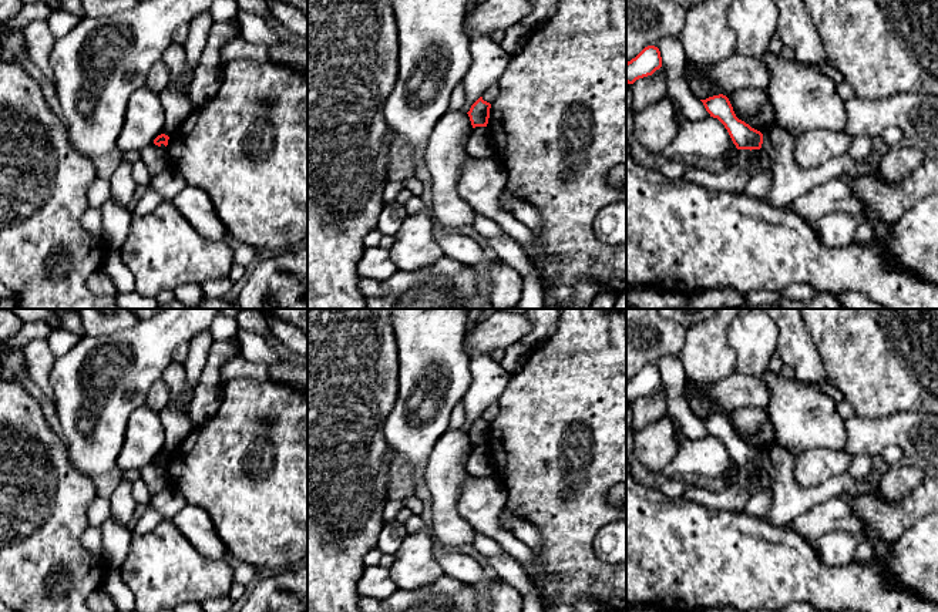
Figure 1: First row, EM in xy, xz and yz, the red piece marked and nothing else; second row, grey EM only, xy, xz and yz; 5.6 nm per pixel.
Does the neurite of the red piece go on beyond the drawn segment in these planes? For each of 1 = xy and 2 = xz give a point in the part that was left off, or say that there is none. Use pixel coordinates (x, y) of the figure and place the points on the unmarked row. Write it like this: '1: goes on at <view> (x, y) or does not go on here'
1: does not go on here
2: does not go on here

